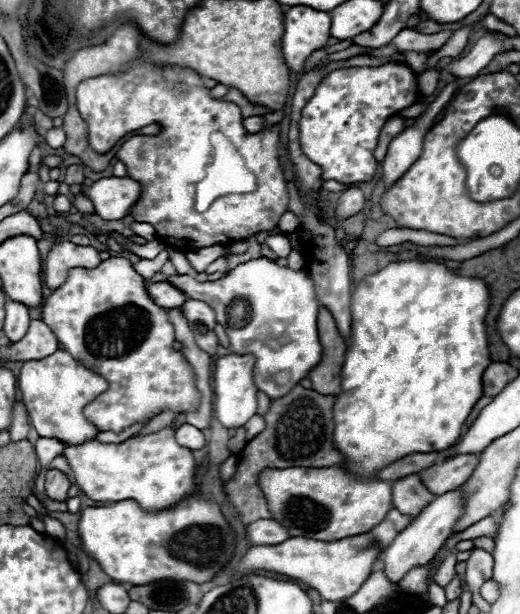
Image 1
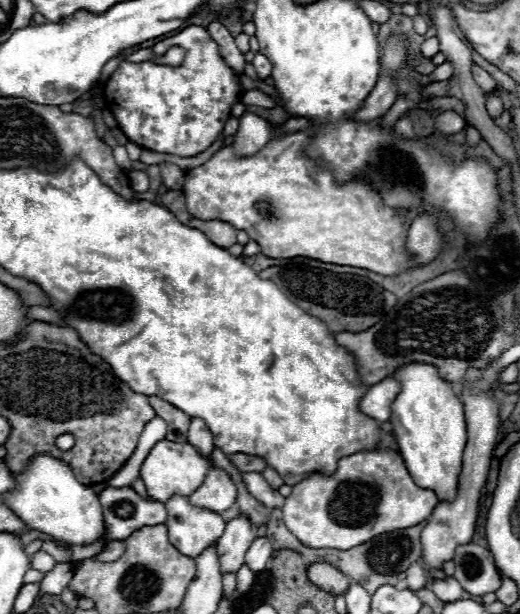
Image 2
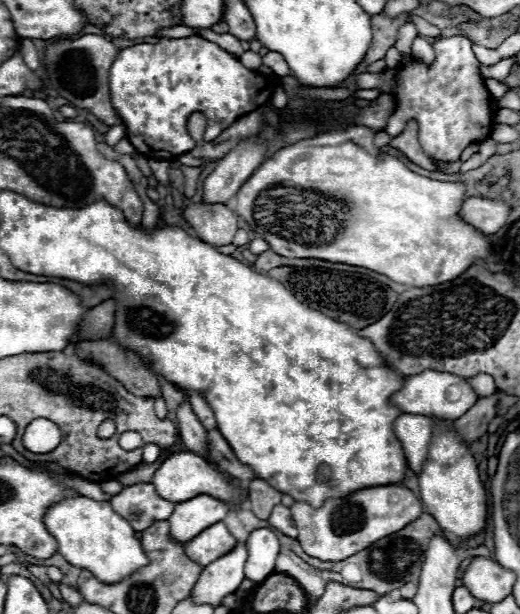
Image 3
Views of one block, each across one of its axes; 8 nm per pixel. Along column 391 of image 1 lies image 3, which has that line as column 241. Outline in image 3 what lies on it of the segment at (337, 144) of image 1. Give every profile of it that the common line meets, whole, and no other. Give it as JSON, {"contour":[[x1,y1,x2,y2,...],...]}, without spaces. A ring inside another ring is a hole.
{"contour":[[200,36,176,40,160,38,156,44,136,44,132,48,124,48,110,68,112,104,124,120,126,136,140,154,154,160,170,160,194,150,196,142,186,130,186,120,192,112,202,112,206,116,208,124,204,132,204,142,212,142,214,138,218,138,218,134,222,134,222,130,242,118,242,114,250,114,264,106,272,98,272,92,274,84,264,74,248,70,238,62,238,58]]}

